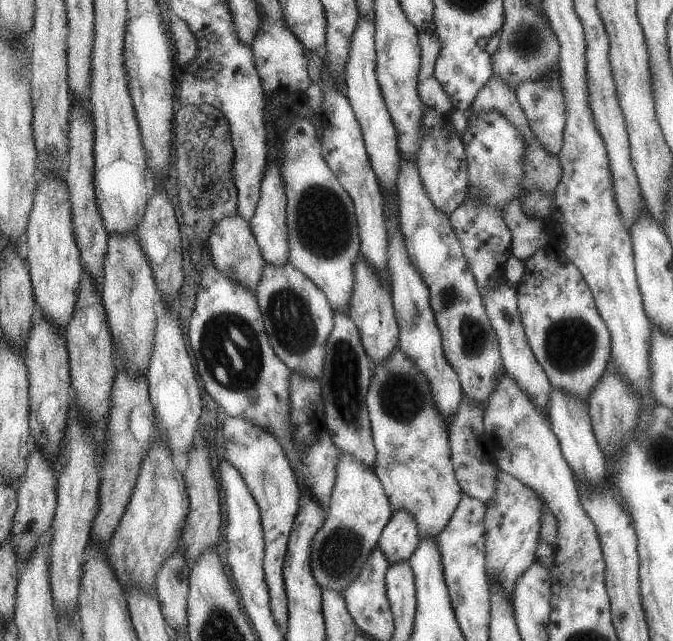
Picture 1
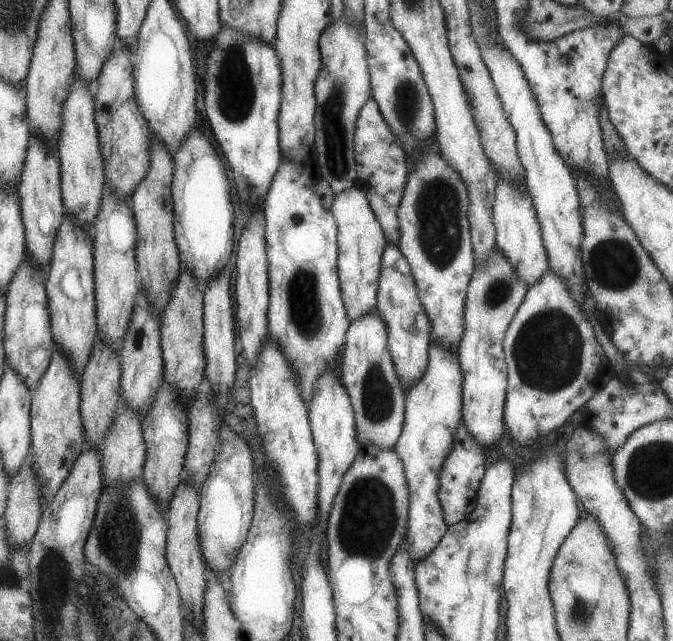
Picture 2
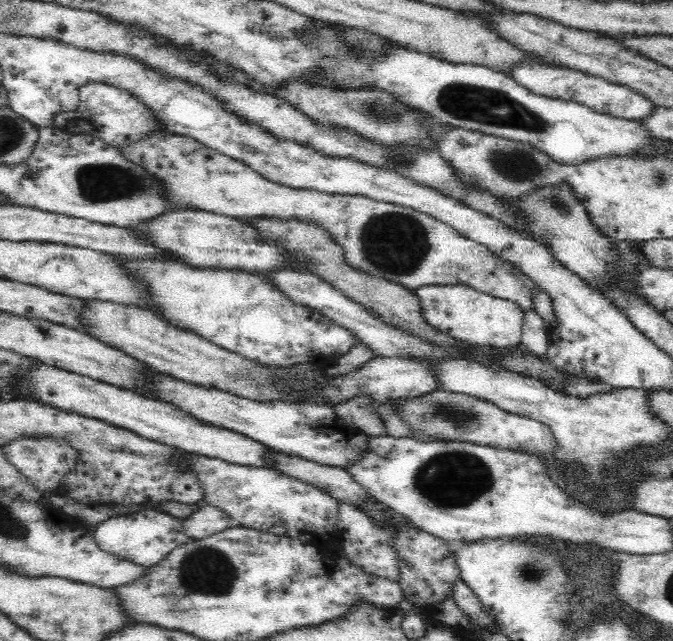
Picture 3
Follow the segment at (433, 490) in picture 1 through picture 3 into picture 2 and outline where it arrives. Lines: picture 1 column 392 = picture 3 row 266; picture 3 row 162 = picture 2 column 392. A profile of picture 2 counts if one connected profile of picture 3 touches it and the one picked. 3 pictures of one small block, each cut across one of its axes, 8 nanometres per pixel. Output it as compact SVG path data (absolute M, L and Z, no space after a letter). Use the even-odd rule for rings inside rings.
M369 97L361 105L354 122L353 152L356 162L354 186L365 193L371 212L380 224L381 232L387 243L397 245L399 240L397 209L409 171L406 154L400 147L396 136L383 120L377 103Z

